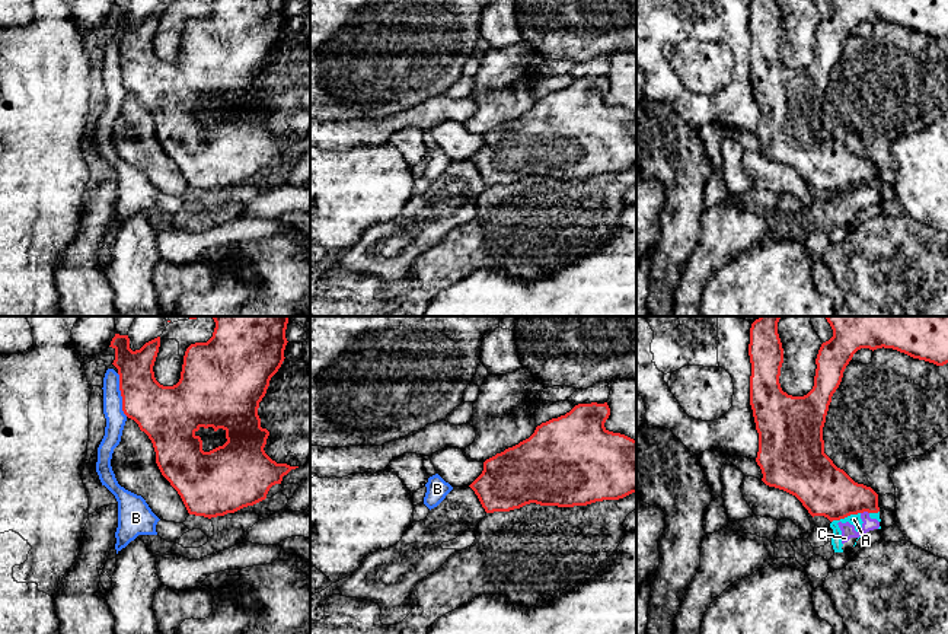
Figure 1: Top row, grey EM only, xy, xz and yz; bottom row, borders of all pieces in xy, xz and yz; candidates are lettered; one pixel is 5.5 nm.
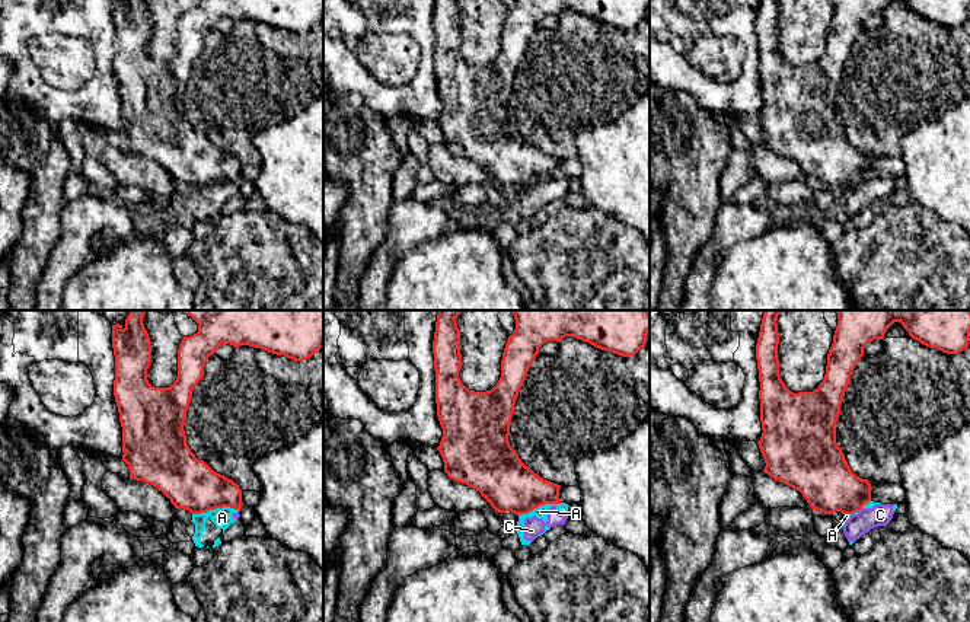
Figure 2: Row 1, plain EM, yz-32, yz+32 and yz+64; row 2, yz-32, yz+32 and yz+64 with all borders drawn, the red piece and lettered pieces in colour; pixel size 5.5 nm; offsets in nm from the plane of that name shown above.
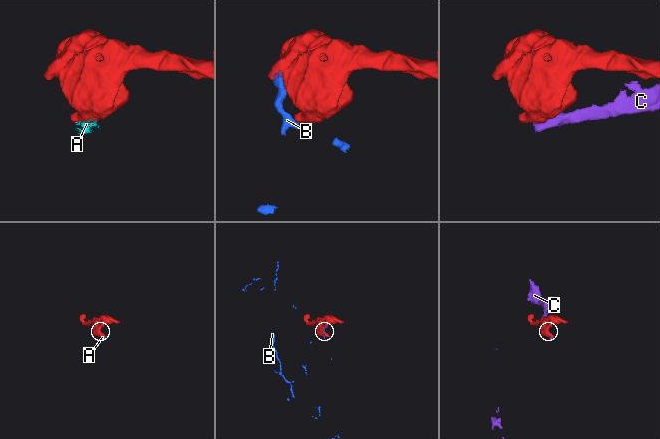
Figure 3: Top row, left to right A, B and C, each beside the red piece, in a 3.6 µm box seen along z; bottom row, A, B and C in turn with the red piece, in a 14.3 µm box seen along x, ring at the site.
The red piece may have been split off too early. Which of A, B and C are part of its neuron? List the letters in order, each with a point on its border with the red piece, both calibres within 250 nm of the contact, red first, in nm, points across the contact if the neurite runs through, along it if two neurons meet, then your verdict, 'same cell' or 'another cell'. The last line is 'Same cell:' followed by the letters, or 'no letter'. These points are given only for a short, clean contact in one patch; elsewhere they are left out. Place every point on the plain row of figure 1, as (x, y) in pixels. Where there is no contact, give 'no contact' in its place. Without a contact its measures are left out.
A: contact yz (845, 190); calibres 280 and 60 nm; border yz (859, 185), (832, 196); another cell
B: contact xy (121, 69); calibres 300 and 110 nm; border xy (117, 47), (121, 83), (127, 89); another cell
C: contact yz (864, 184); calibres 280 and 80 nm; border yz (868, 185), (861, 187); another cell
Same cell: no letter

